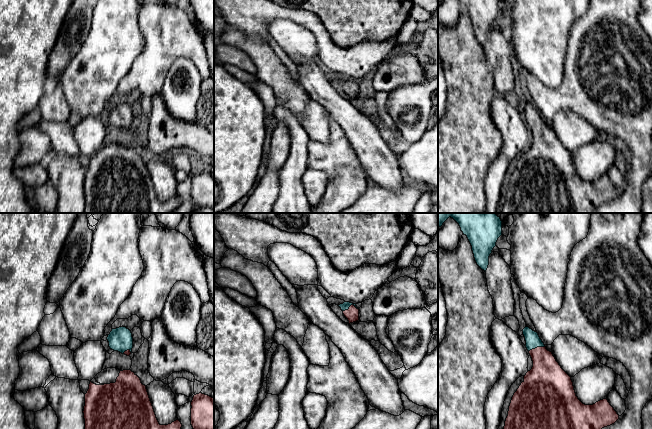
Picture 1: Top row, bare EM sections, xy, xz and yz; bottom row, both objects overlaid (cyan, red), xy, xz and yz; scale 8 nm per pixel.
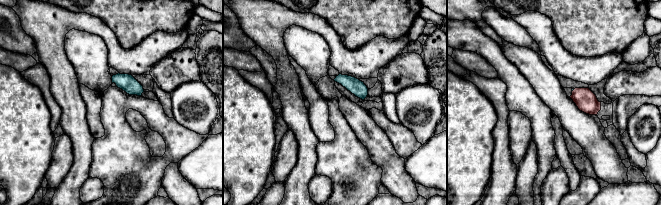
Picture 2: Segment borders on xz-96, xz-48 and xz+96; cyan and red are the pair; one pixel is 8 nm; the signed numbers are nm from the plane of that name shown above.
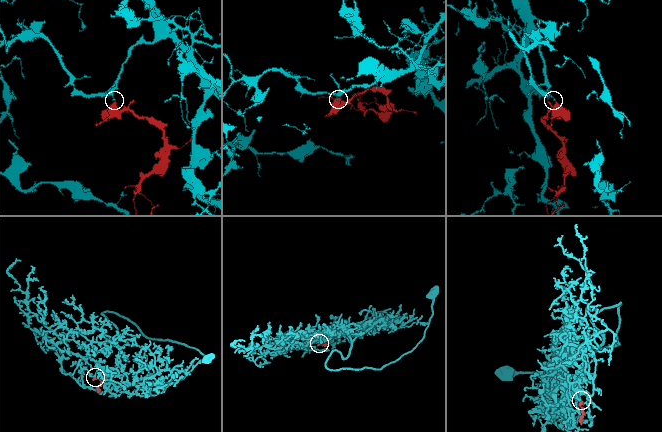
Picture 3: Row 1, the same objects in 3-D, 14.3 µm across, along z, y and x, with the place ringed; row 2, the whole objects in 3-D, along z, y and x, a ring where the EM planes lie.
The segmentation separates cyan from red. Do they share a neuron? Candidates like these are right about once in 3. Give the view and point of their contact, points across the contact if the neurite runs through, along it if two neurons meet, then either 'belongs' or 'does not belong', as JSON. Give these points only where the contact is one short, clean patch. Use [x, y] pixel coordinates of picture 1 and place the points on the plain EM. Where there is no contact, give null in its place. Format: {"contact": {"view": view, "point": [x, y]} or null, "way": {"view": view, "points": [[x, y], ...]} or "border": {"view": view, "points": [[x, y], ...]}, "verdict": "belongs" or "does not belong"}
{"contact": {"view": "xz", "point": [350, 81]}, "way": {"view": "xz", "points": [[345, 82], [350, 81], [352, 90]]}, "verdict": "belongs"}

